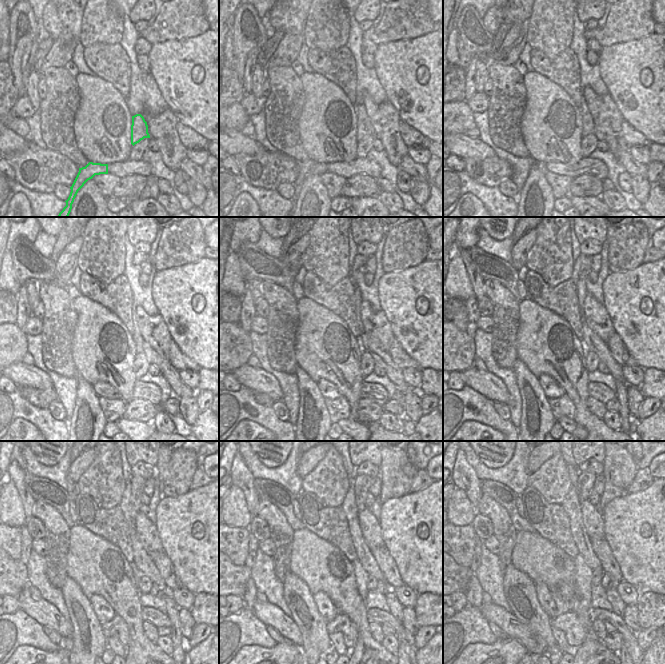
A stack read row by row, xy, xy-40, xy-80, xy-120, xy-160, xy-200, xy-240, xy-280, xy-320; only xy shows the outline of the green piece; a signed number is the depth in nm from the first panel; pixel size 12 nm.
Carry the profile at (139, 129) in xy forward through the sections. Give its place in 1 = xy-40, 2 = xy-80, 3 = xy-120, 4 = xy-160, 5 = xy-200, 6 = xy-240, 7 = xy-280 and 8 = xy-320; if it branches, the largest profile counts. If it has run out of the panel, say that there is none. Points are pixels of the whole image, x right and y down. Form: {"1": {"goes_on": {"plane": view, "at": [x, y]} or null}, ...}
{"1": {"goes_on": {"plane": "xy-40", "at": [364, 127]}}, "2": {"goes_on": {"plane": "xy-80", "at": [588, 123]}}, "3": {"goes_on": {"plane": "xy-120", "at": [137, 337]}}, "4": {"goes_on": {"plane": "xy-160", "at": [358, 298]}}, "5": {"goes_on": {"plane": "xy-200", "at": [585, 268]}}, "6": {"goes_on": {"plane": "xy-240", "at": [137, 482]}}, "7": {"goes_on": {"plane": "xy-280", "at": [362, 482]}}, "8": {"goes_on": {"plane": "xy-320", "at": [586, 480]}}}

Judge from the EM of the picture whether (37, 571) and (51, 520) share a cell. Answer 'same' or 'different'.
different

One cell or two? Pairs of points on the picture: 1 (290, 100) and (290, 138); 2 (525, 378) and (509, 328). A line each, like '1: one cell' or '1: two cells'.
1: one cell
2: two cells

